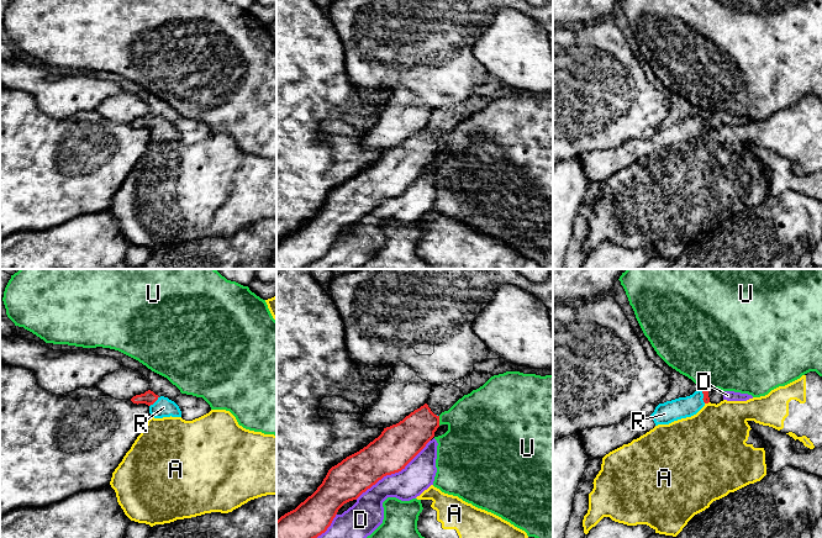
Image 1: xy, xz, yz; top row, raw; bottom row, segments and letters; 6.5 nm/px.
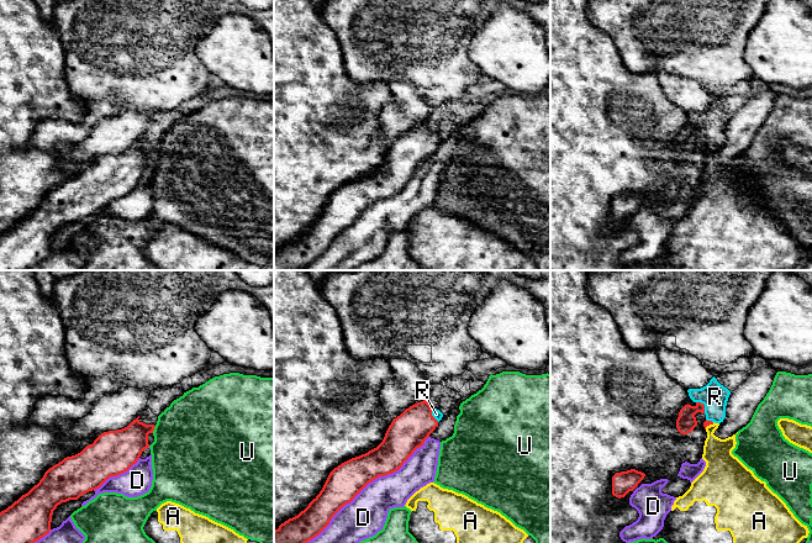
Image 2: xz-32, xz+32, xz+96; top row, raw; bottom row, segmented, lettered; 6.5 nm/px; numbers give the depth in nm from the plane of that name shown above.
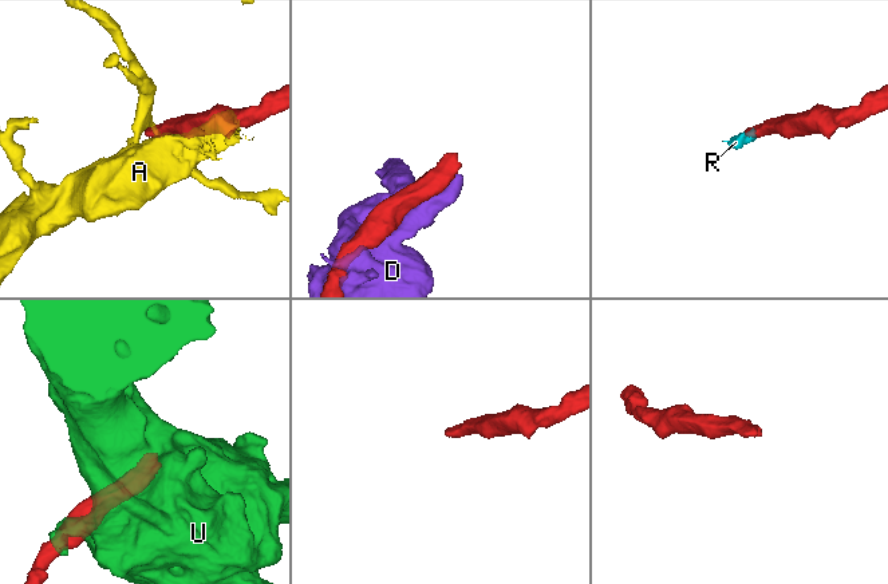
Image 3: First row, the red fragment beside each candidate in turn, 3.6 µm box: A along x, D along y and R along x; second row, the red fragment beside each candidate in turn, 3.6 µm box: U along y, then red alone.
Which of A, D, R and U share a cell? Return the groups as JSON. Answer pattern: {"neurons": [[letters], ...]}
{"neurons": [["A"], ["D"], ["R"], ["U"]]}

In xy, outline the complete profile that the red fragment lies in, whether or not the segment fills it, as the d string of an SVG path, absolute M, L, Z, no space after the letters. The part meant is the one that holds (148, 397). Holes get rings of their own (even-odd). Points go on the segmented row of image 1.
M148 390L144 394L136 395L131 399L133 404L146 404L149 406L151 417L181 417L179 406L164 396L158 396L153 391Z

